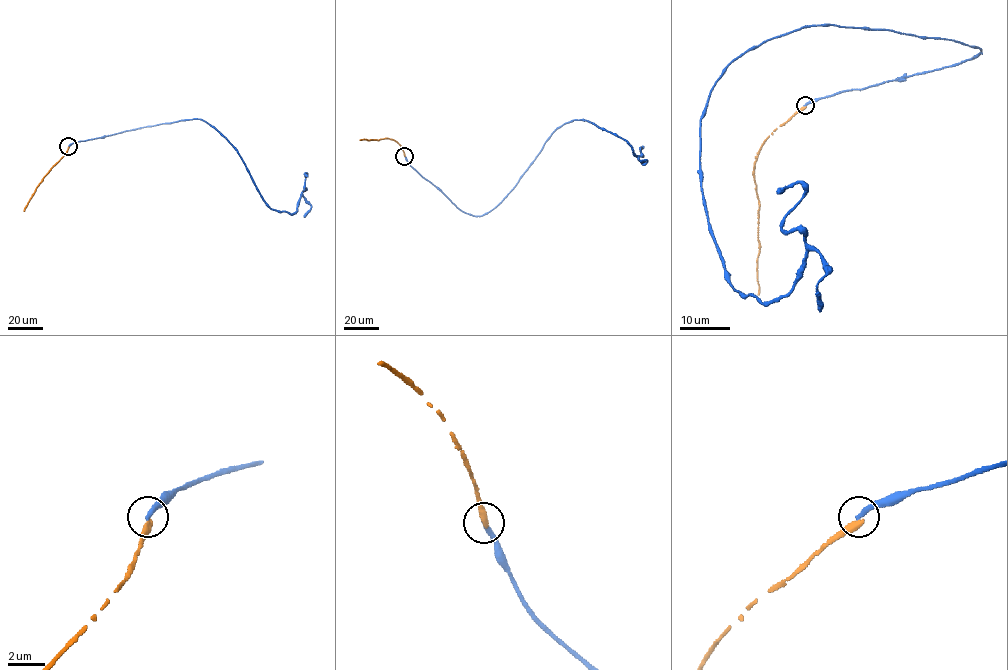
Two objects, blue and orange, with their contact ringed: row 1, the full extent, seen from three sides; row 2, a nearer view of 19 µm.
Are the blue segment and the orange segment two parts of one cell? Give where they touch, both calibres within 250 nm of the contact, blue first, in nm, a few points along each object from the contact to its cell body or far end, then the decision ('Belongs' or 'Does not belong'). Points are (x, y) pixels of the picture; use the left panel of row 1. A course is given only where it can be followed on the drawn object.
Place: (68, 146). Thickness 280 nm (blue) against 360 nm. Course of blue: (68, 146), (201, 119), (237, 151), (272, 209), (297, 211), (307, 176). Course of orange: (68, 146), (36, 188), (23, 211). Does not belong

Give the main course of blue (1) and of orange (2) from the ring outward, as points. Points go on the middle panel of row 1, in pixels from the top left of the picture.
1: (404, 155), (459, 209), (481, 216), (503, 199), (563, 124), (593, 123), (623, 138), (637, 156), (643, 146)
2: (404, 155), (401, 146), (388, 138), (359, 139)

